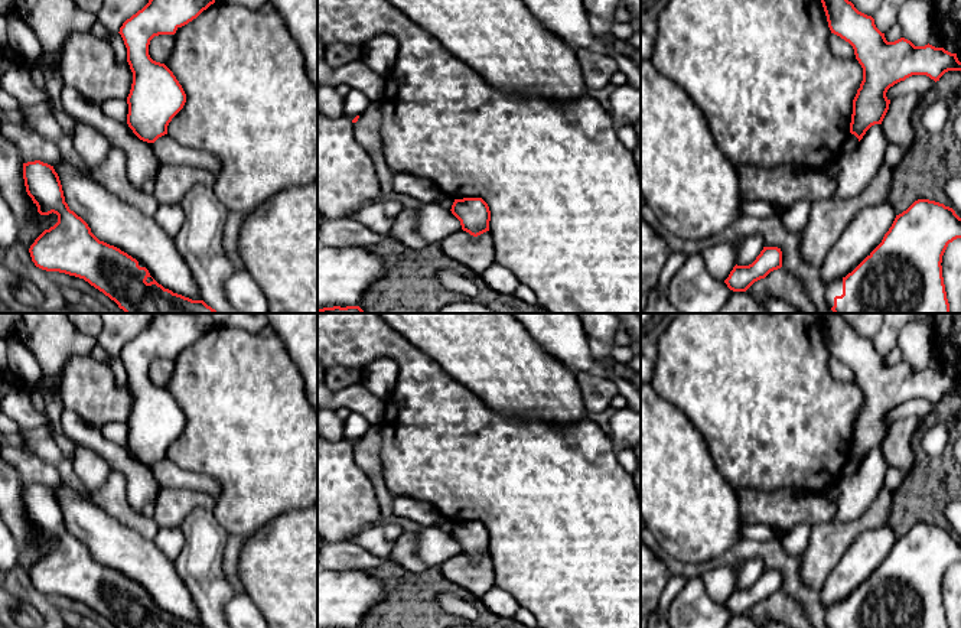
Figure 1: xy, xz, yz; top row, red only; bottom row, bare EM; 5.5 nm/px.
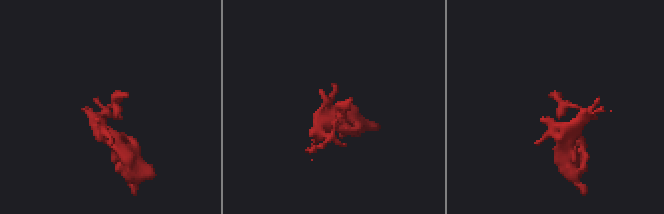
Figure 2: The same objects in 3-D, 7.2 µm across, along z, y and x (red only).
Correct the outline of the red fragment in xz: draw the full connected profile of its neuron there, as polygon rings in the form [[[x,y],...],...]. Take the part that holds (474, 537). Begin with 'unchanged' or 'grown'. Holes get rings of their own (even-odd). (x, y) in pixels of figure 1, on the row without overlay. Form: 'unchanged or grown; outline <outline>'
unchanged; outline [[[482,521],[455,523],[450,534],[470,559],[478,560],[489,554],[491,534]]]

